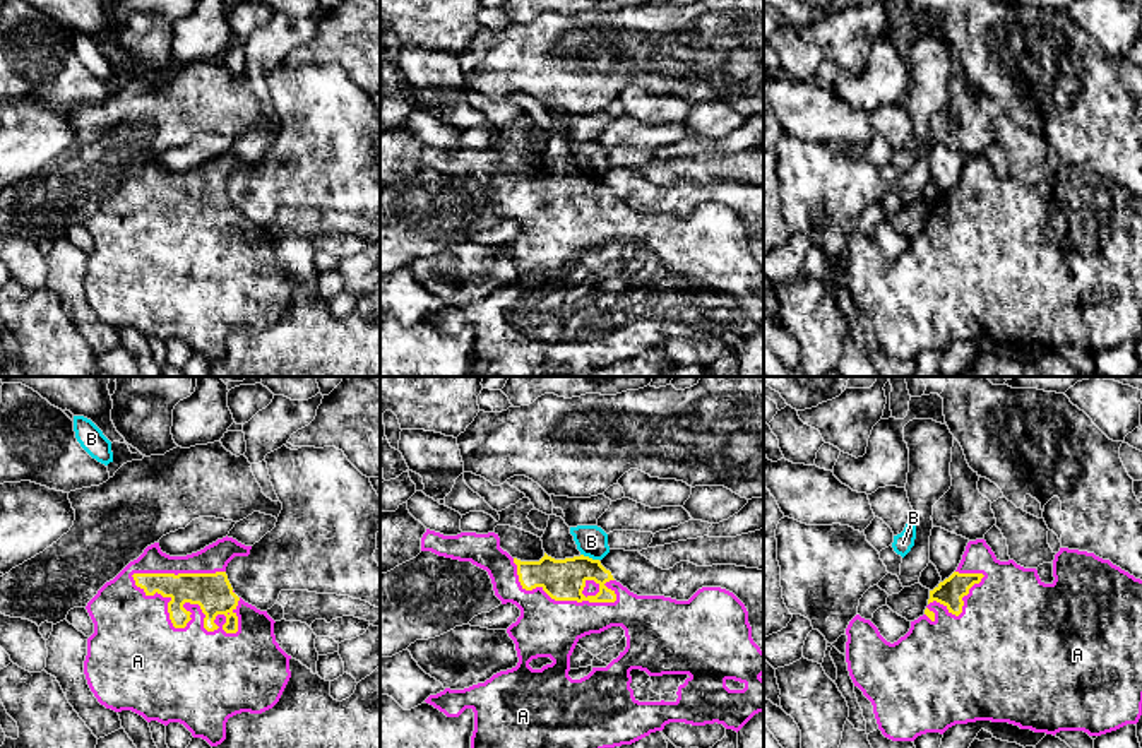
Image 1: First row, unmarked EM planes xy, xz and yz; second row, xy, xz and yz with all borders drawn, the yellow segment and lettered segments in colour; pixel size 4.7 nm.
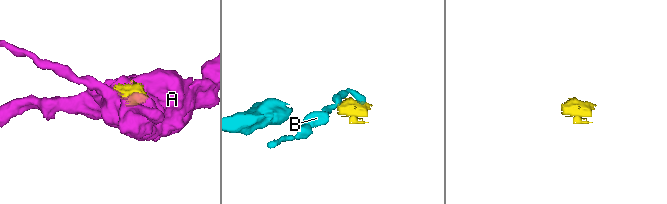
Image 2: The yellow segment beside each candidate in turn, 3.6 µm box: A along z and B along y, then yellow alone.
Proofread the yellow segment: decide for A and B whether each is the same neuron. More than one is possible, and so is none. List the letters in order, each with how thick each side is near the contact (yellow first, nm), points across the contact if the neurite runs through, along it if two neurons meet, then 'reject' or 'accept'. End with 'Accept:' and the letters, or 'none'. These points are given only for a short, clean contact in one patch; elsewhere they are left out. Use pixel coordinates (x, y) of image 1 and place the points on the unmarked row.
A: calibres 180 and 440 nm; accept
B: calibres 190 and 150 nm; border xz (581, 170), (598, 177); reject
Accept: A

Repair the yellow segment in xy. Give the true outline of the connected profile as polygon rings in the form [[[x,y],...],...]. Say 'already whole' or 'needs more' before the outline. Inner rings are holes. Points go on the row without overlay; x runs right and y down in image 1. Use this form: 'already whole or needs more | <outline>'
needs more | [[[226,152],[197,169],[170,173],[154,159],[98,207],[86,223],[94,250],[84,291],[101,322],[132,327],[147,339],[180,339],[193,354],[217,363],[229,334],[262,330],[279,318],[291,272],[276,258],[276,238],[238,214],[226,192],[228,180],[250,166]]]

